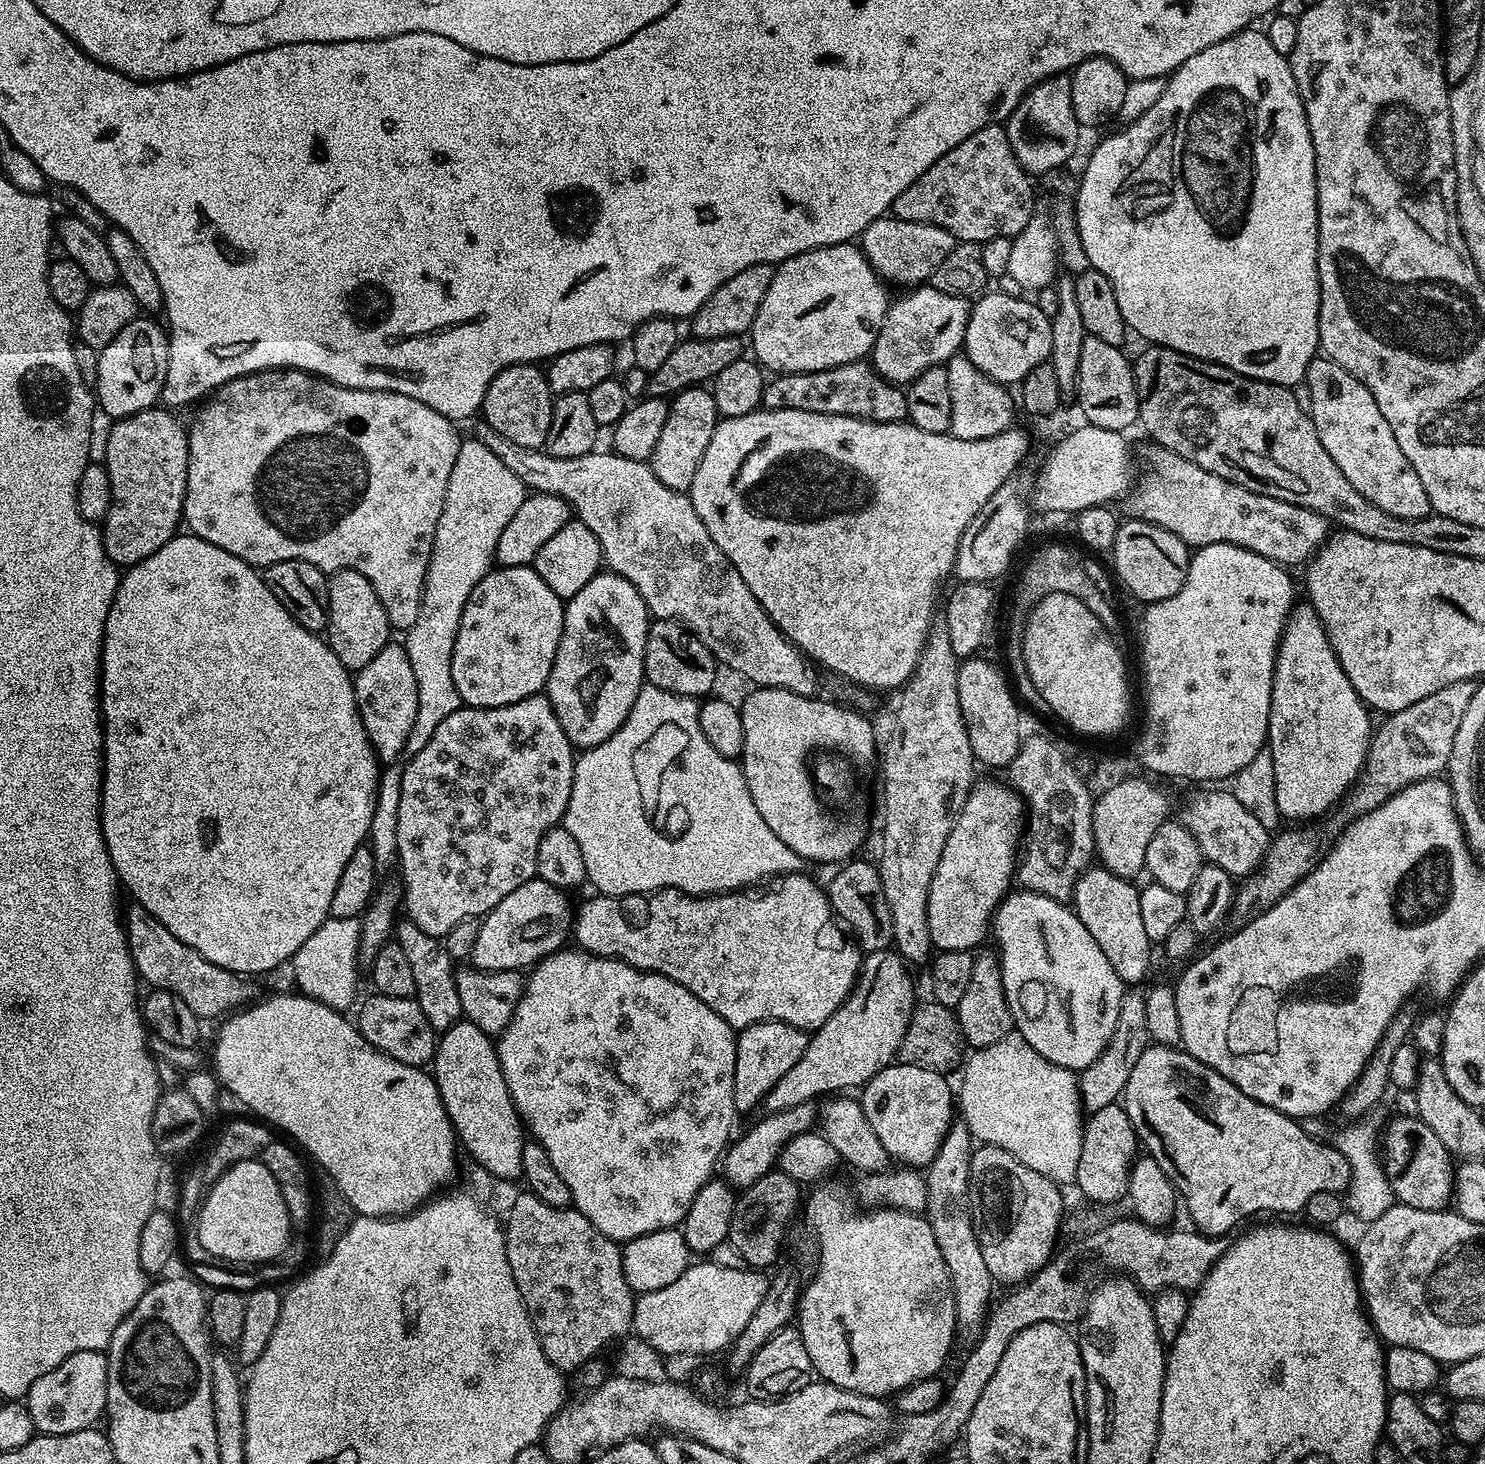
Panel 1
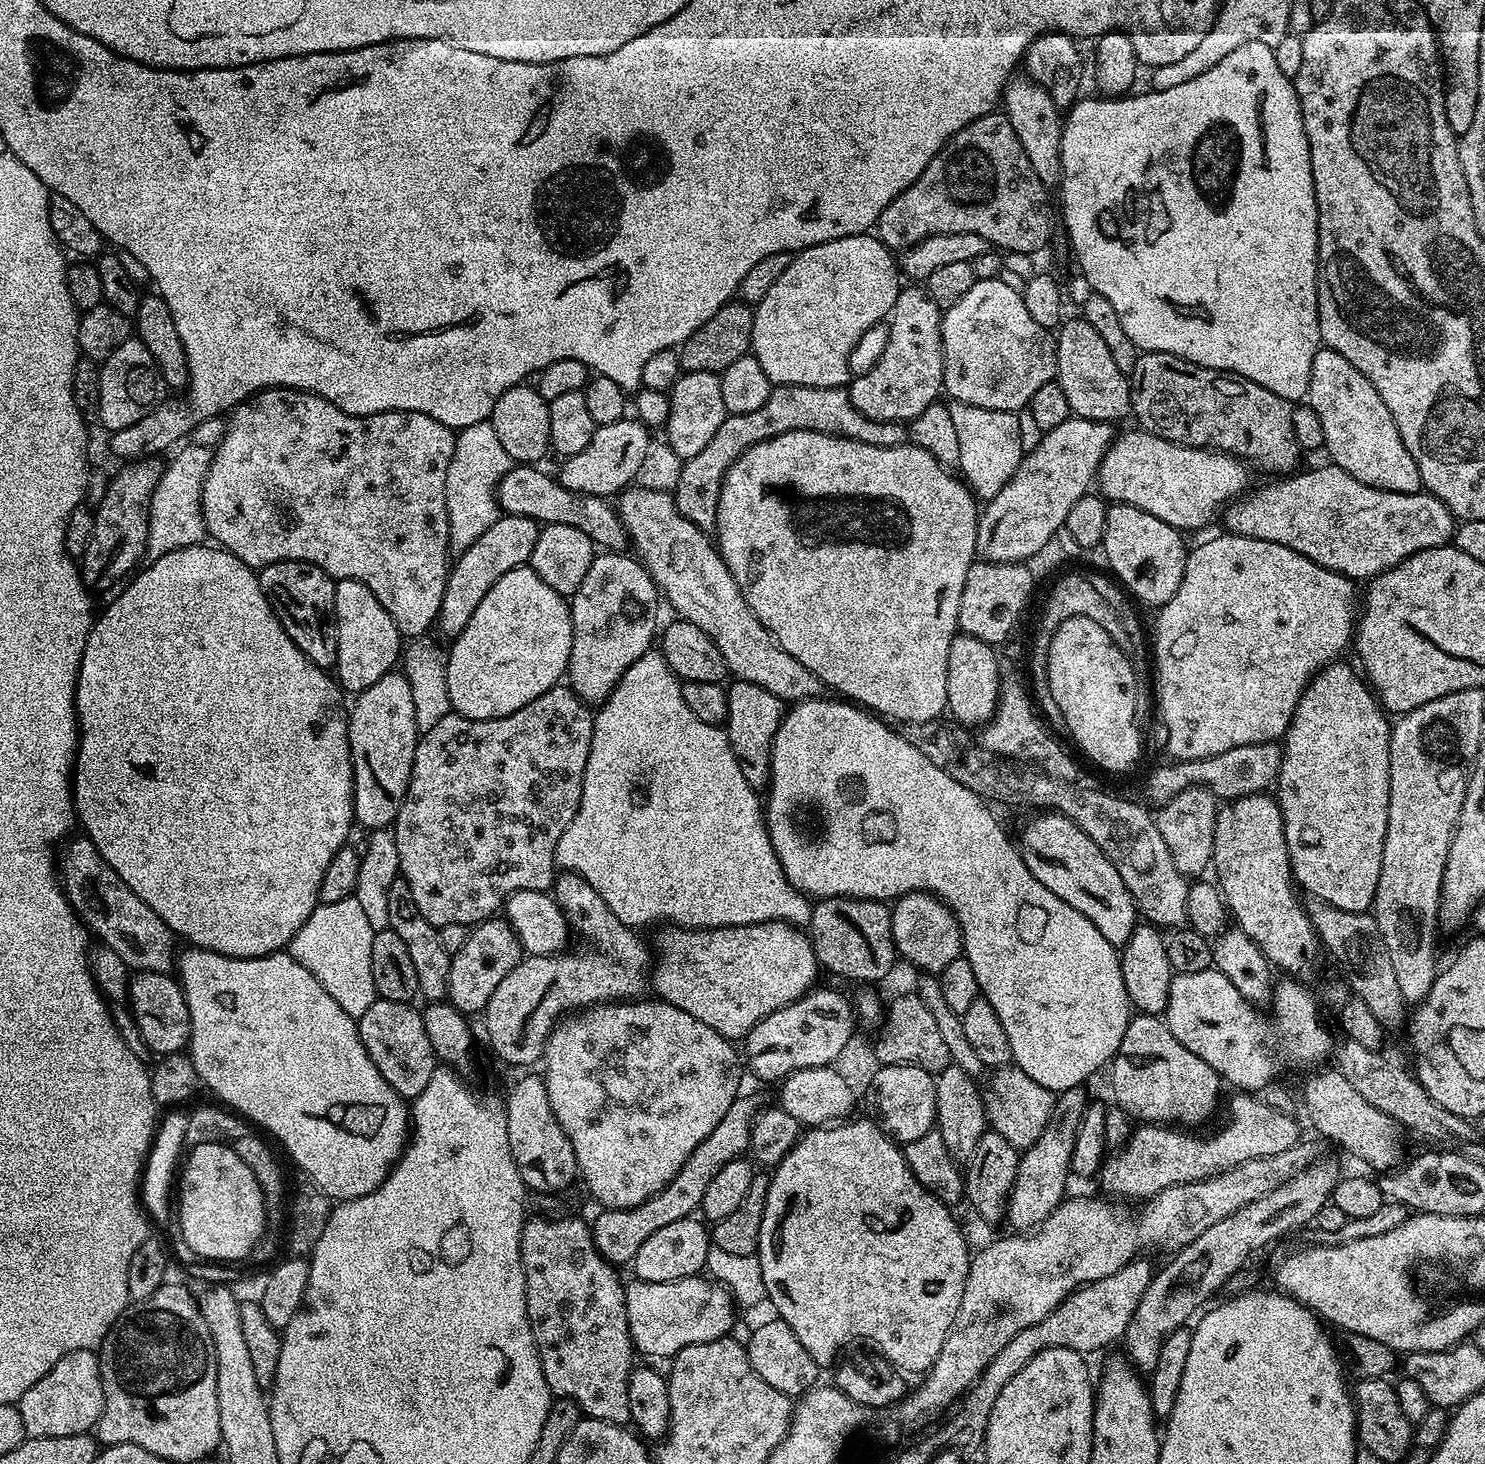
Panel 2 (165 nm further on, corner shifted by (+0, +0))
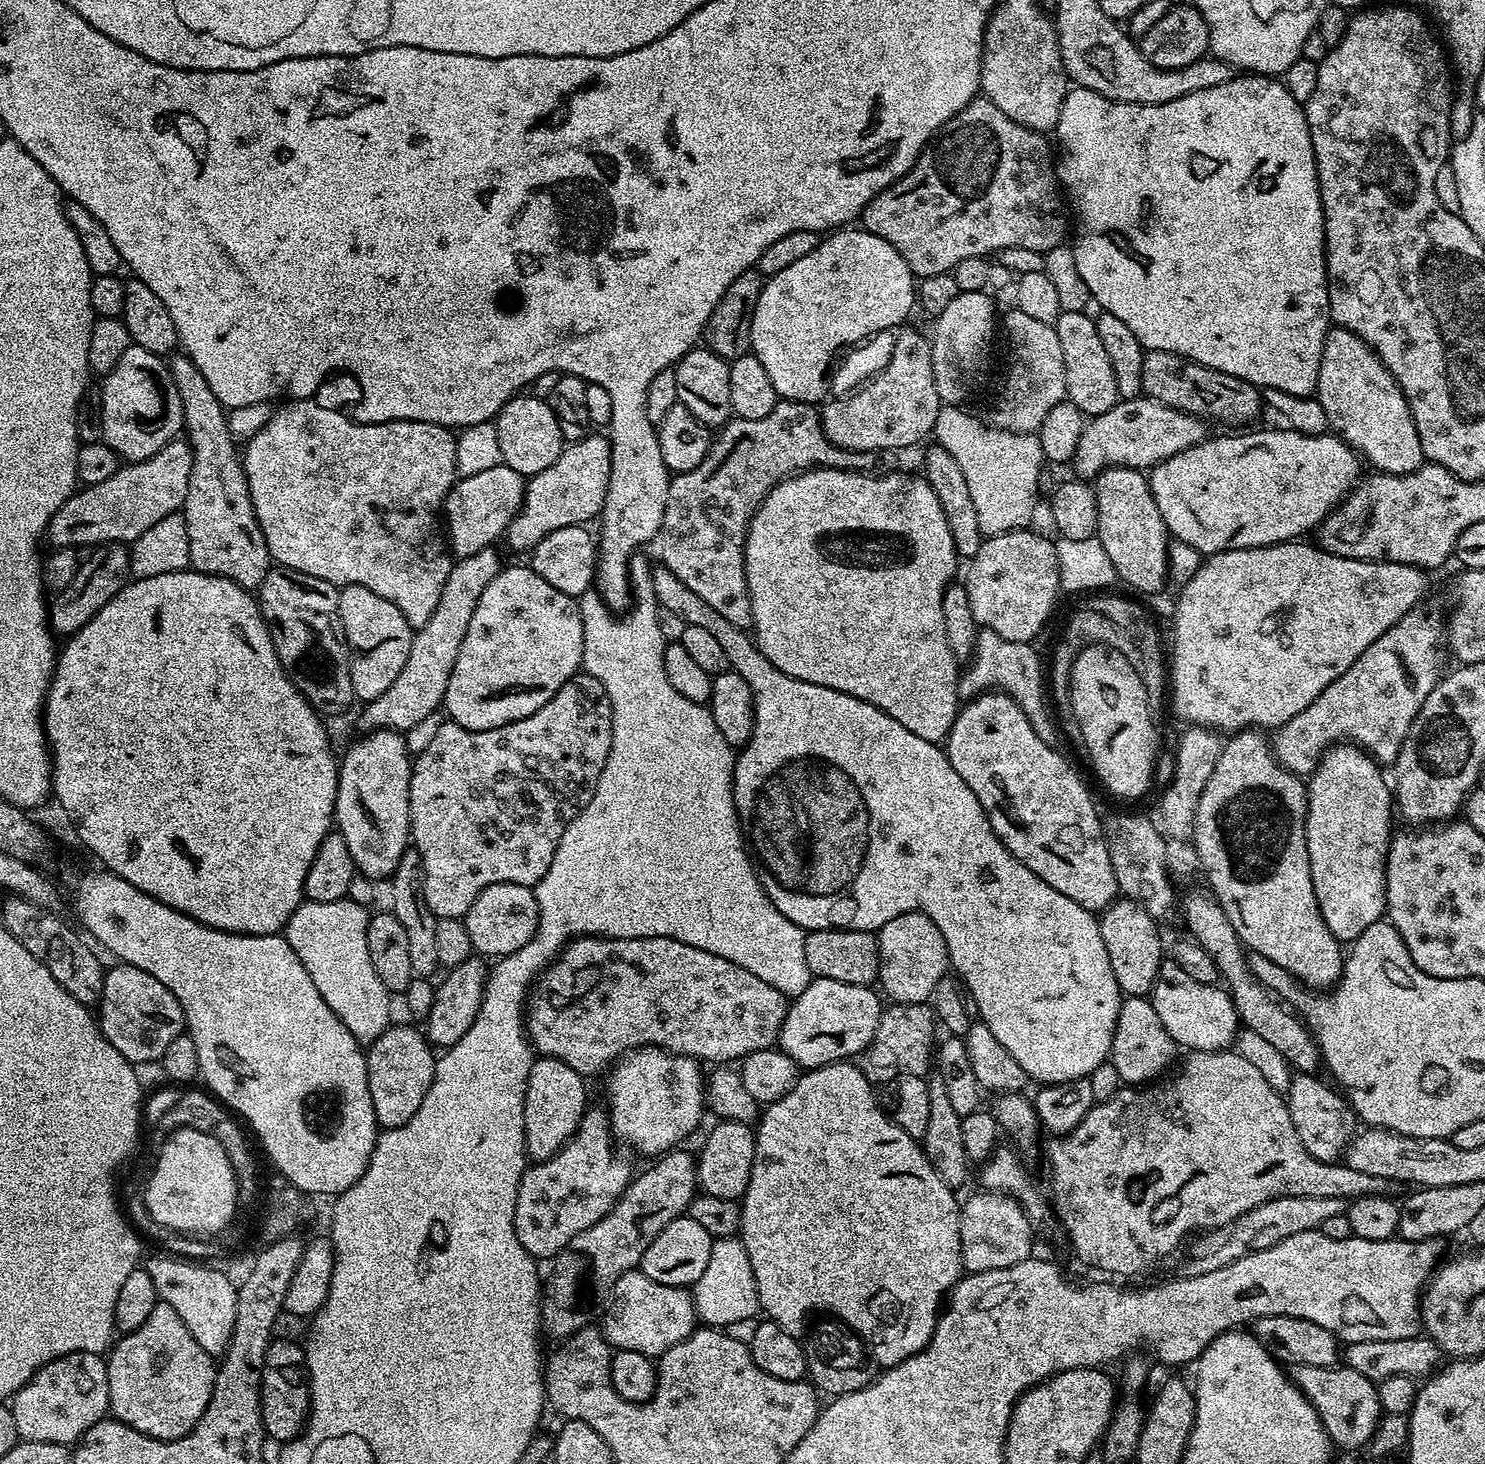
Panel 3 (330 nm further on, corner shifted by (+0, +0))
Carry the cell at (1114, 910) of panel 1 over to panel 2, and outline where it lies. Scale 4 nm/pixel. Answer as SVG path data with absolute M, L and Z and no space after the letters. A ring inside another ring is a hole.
M1048 810L1036 815L1040 816L1034 817L1025 826L1018 839L1020 856L1030 874L1034 874L1046 890L1058 894L1066 906L1074 906L1078 914L1090 918L1106 942L1117 946L1125 944L1136 929L1138 913L1136 904L1130 898L1130 890L1126 890L1126 882L1122 882L1118 870L1114 870L1110 858L1106 858L1096 843L1082 834L1082 830L1078 830L1078 826L1074 826L1064 813Z

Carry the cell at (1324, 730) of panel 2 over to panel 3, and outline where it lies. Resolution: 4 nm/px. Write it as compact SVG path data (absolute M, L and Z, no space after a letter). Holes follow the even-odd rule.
M1351 742L1333 744L1320 758L1311 776L1307 777L1308 813L1306 814L1306 850L1310 854L1310 878L1314 878L1314 894L1318 898L1318 910L1322 910L1322 918L1326 926L1330 926L1330 934L1334 934L1341 942L1357 940L1366 930L1366 926L1374 926L1385 915L1388 903L1386 902L1386 874L1388 873L1388 846L1394 835L1392 828L1392 812L1394 816L1394 792L1384 781L1381 765L1377 764L1363 748L1356 747Z

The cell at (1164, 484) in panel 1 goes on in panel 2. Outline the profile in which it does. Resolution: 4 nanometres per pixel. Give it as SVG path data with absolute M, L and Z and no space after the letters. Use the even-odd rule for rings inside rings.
M1325 462L1321 468L1312 468L1309 472L1299 472L1277 479L1280 480L1277 484L1264 484L1257 492L1249 491L1231 501L1222 512L1222 520L1224 516L1224 524L1228 527L1225 529L1233 536L1262 538L1262 542L1290 546L1290 550L1298 550L1298 554L1310 558L1310 562L1318 562L1318 566L1326 566L1326 570L1334 570L1353 582L1367 581L1422 550L1445 547L1453 539L1452 512L1429 492L1421 490L1398 494L1378 490L1358 482L1358 478L1346 474L1346 470L1331 462Z

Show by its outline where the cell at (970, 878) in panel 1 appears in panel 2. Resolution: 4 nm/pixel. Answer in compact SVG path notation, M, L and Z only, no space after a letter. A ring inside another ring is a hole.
M908 892L899 897L891 905L892 914L892 938L896 943L896 950L901 961L913 964L924 974L938 974L950 966L950 962L961 959L962 945L960 943L960 927L956 921L956 915L947 908L937 896L931 896L928 892Z

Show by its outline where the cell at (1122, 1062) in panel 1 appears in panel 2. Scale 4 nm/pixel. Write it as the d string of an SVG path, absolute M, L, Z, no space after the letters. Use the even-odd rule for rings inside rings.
M1078 1087L1059 1093L1045 1129L1030 1147L1023 1149L1006 1205L1006 1220L1016 1227L1013 1229L1035 1228L1065 1199L1064 1187L1070 1181L1070 1154L1073 1153L1074 1138L1078 1136L1084 1112L1090 1103L1090 1097L1084 1091L1083 1087Z

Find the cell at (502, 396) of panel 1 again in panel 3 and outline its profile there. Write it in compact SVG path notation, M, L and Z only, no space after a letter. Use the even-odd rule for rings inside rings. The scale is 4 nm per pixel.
M517 394L507 400L494 423L498 430L498 450L503 464L510 466L510 470L518 470L520 476L531 478L546 470L546 466L554 466L558 454L562 454L566 447L566 441L547 399L535 394L524 395L528 394Z

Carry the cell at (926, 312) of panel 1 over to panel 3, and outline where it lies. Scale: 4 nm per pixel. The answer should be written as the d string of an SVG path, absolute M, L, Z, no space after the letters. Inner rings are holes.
M907 328L895 333L893 354L884 370L855 392L829 399L819 409L826 438L833 440L839 448L845 448L851 452L890 452L901 450L900 448L912 448L919 440L924 440L927 436L929 439L933 435L938 410L942 407L942 403L934 384L934 367L931 365L932 342L927 335L923 336L922 333Z

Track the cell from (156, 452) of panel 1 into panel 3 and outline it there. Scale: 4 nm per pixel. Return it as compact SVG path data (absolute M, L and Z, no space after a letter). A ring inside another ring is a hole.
M102 544L93 547L81 563L78 574L74 574L74 582L66 586L50 600L50 627L57 637L67 638L82 630L114 594L118 594L124 585L129 583L131 558L129 549L123 544ZM89 555L89 556L88 556ZM88 556L88 560L87 560Z

